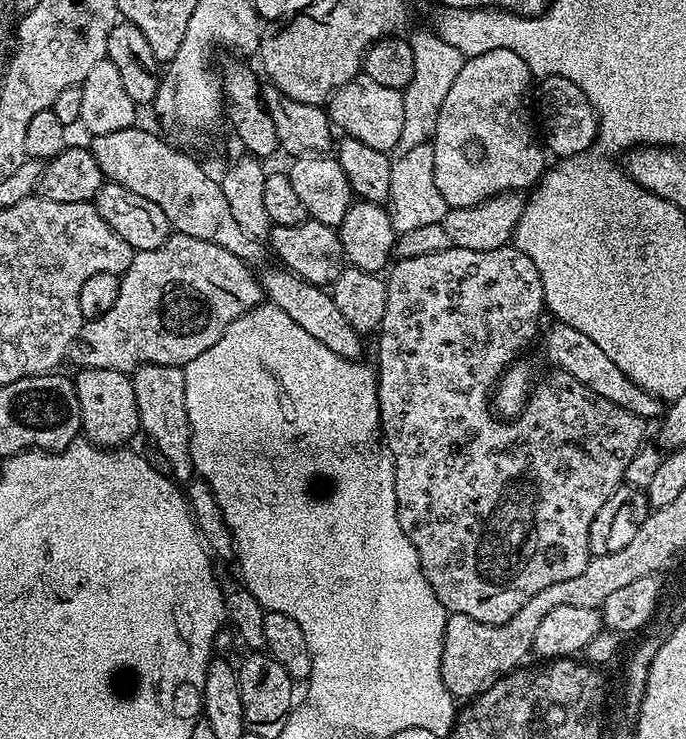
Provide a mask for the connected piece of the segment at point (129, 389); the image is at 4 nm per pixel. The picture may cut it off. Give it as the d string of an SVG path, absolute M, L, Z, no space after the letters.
M81 368L74 383L80 407L80 427L83 435L101 450L119 449L119 444L132 440L141 431L138 398L134 396L131 375L118 370Z

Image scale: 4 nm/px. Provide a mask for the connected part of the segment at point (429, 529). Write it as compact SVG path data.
M451 248L416 258L397 259L387 273L386 283L386 314L382 314L378 329L380 368L378 364L376 393L380 403L382 439L396 467L396 517L406 538L410 538L414 550L418 550L426 582L430 582L438 602L442 602L449 613L466 614L483 624L510 622L510 618L514 618L514 614L518 614L518 610L522 610L522 606L530 602L538 590L546 590L546 586L554 586L554 582L566 582L566 578L575 578L586 570L590 559L590 522L594 522L594 514L606 506L606 498L610 498L610 494L614 494L614 490L624 484L626 466L630 466L634 454L638 454L638 450L646 443L646 421L643 416L630 414L630 410L594 394L594 390L582 386L582 382L562 371L557 371L553 380L546 381L544 388L533 387L524 402L523 412L511 422L501 422L494 415L490 407L490 393L508 365L519 357L516 355L523 348L530 347L535 336L537 339L542 328L540 315L546 312L540 272L534 262L522 254L520 248Z

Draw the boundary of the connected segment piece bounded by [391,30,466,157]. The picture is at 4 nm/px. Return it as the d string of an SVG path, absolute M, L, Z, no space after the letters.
M431 30L414 33L410 36L410 43L414 50L414 78L410 78L410 86L402 90L402 135L391 150L393 157L407 154L409 150L414 150L414 146L431 141L438 126L438 110L442 110L442 101L450 86L454 86L454 78L458 78L458 70L462 70L466 59L454 50L454 46L450 46L450 42L438 38Z

